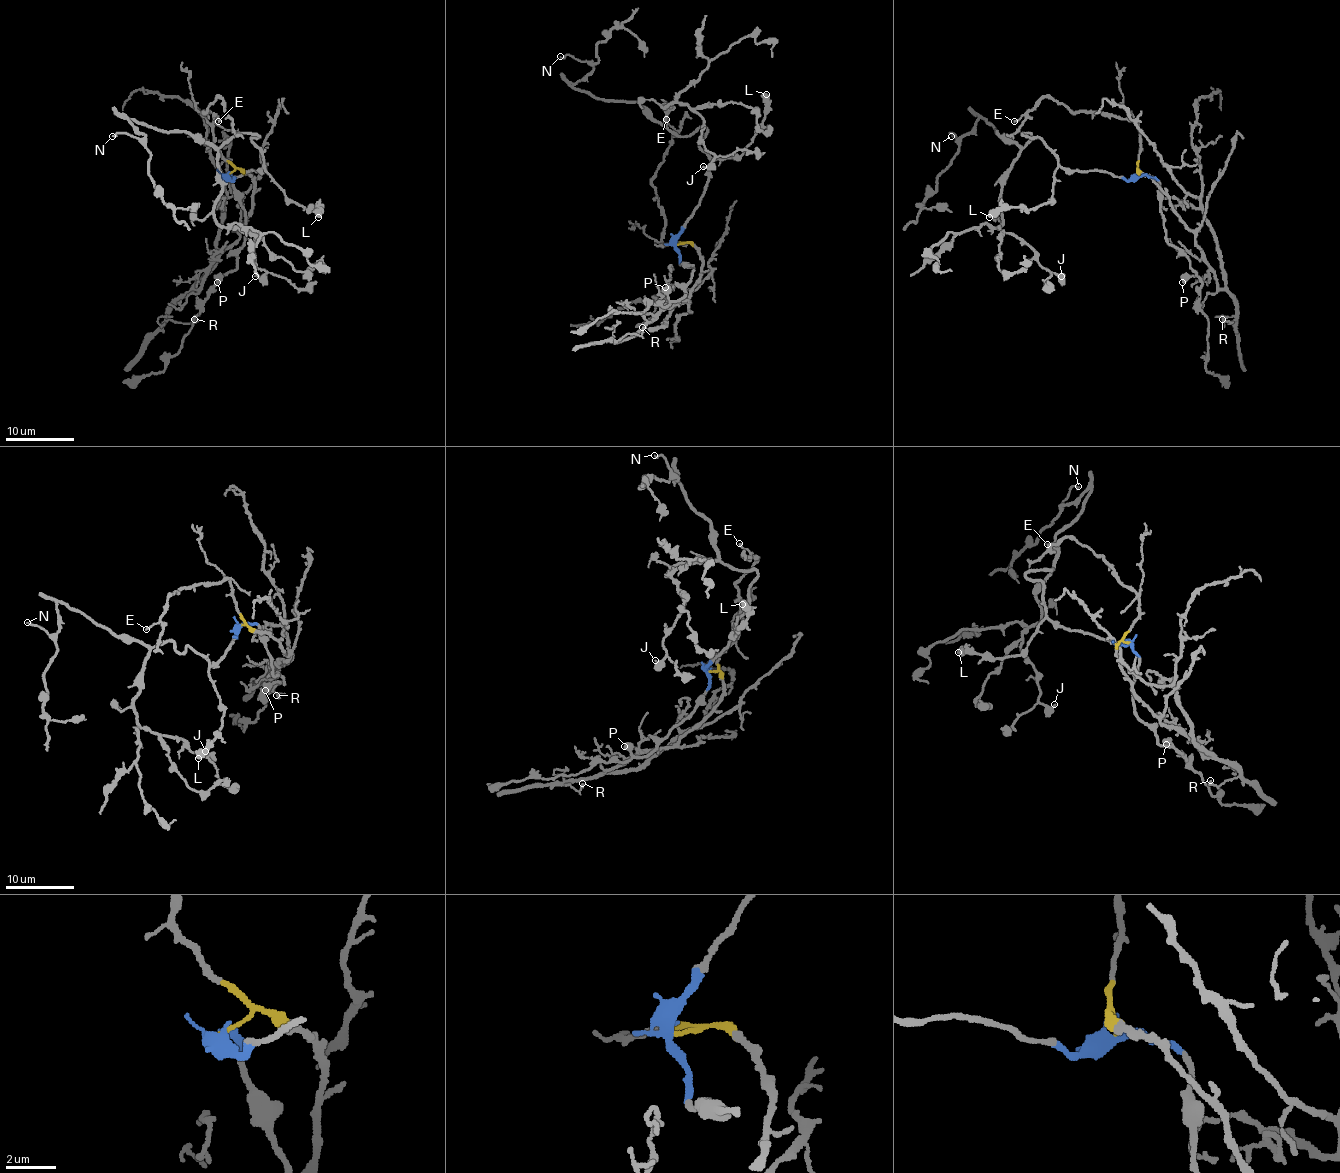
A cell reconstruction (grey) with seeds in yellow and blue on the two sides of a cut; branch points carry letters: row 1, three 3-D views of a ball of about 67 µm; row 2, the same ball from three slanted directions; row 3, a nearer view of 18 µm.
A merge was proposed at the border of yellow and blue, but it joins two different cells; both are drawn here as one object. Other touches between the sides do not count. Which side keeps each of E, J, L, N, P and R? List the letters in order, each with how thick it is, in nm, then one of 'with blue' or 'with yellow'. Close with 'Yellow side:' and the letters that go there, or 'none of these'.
E: calibre 160 nm; with yellow
J: calibre 240 nm; with blue
L: calibre 550 nm; with blue
N: calibre 120 nm; with blue
P: calibre 600 nm; with blue
R: calibre 240 nm; with yellow
Yellow side: E, R

